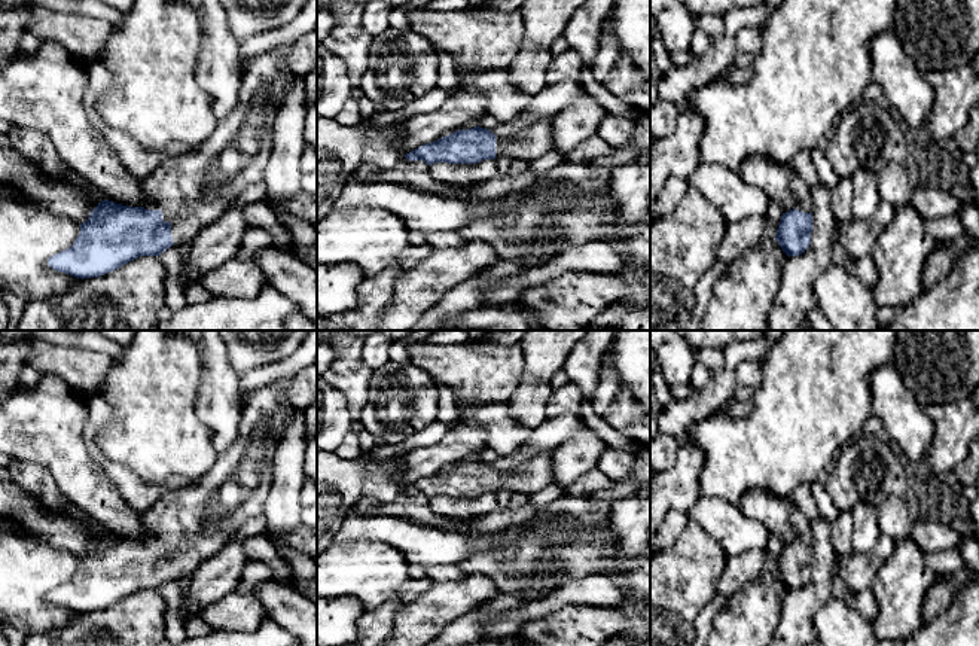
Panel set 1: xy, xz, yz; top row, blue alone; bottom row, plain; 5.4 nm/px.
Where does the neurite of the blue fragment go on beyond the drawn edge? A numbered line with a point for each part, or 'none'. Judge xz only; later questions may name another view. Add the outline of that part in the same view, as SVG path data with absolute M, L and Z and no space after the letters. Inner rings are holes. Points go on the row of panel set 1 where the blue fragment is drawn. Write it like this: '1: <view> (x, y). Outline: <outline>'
1: xz (536, 140). Outline: M542 119L512 137L495 137L495 159L534 161L553 150L552 119Z

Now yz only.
1: yz (801, 189). Outline: M789 168L789 177L790 177L790 189L796 198L795 208L803 213L812 213L814 201L811 186L793 168Z

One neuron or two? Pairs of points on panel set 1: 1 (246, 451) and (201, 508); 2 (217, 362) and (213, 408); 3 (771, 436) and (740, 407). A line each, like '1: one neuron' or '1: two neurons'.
1: one neuron
2: one neuron
3: two neurons

